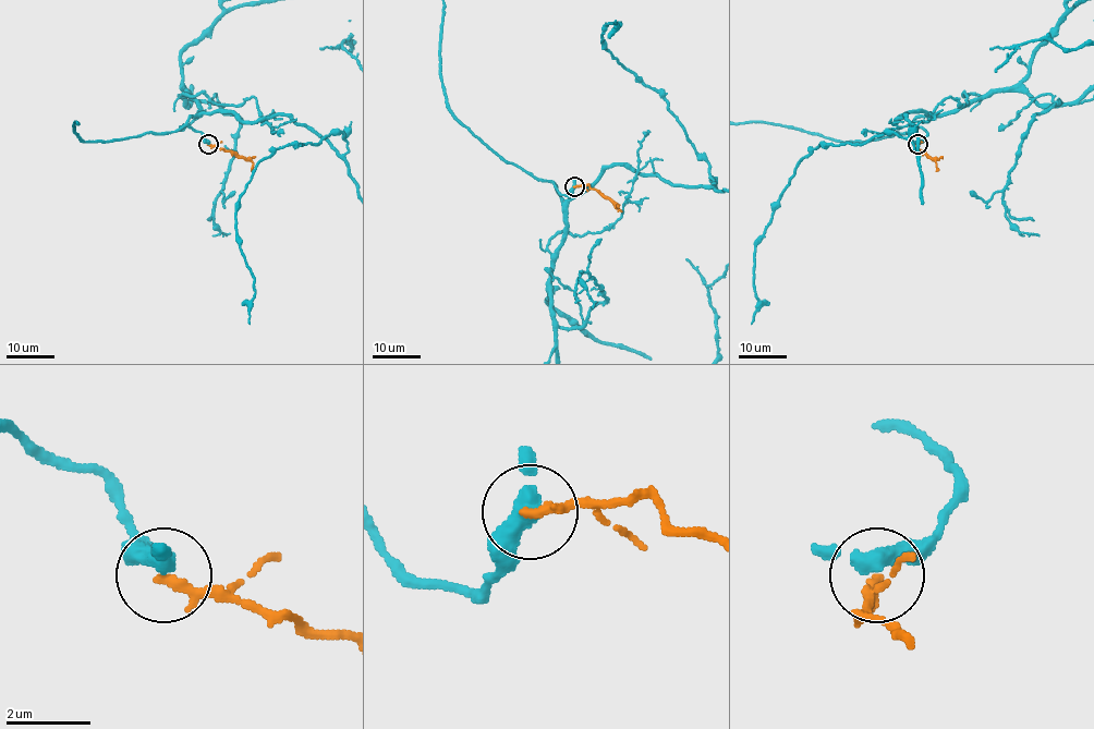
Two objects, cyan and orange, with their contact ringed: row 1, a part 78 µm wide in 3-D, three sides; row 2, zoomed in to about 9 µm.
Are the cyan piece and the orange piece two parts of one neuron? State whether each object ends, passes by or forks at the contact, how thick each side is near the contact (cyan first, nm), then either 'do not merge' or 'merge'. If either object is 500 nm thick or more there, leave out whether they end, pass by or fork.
cyan passes by; orange ends there; 400 nm thick on the cyan side, 240 nm on the other; do not merge

